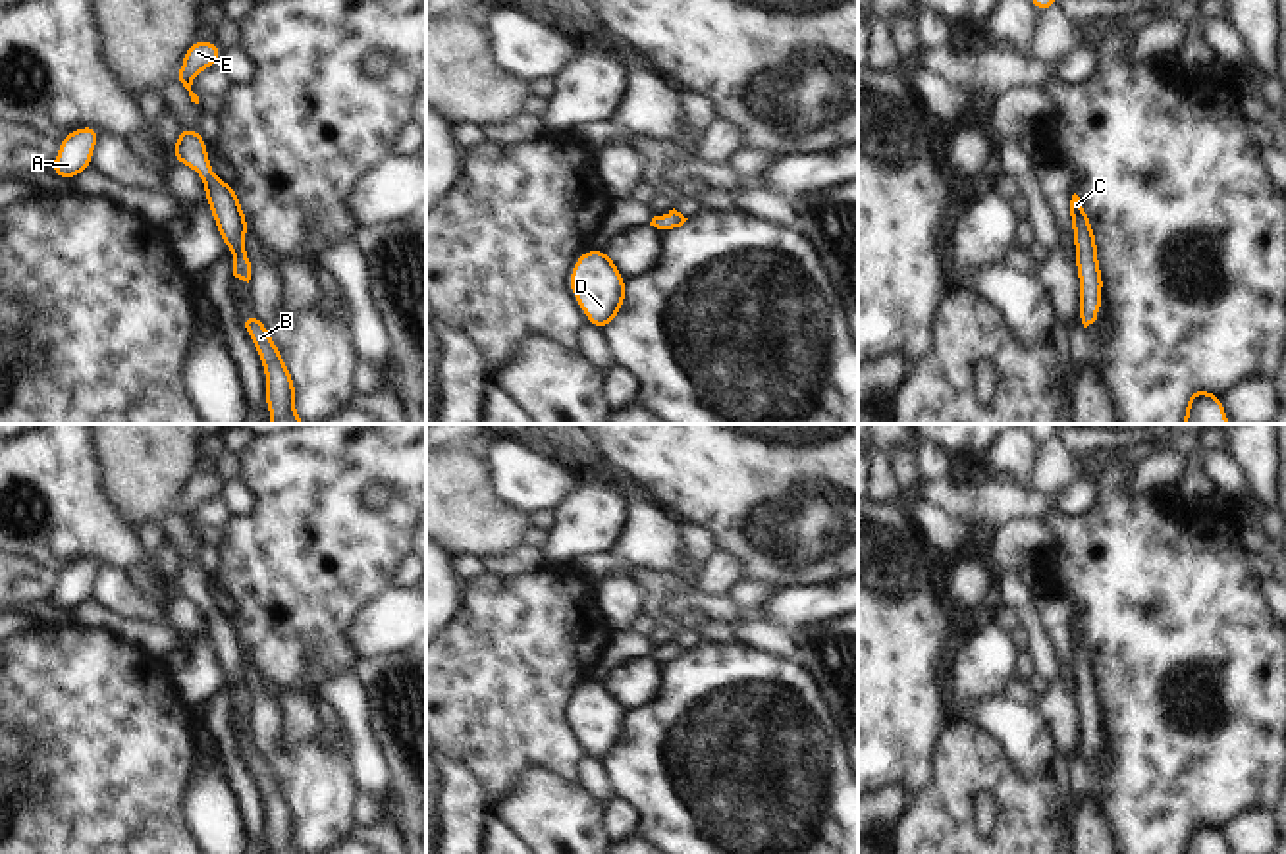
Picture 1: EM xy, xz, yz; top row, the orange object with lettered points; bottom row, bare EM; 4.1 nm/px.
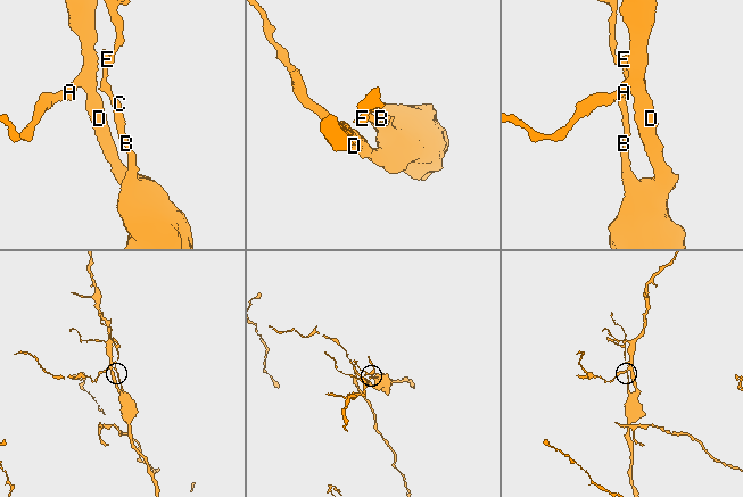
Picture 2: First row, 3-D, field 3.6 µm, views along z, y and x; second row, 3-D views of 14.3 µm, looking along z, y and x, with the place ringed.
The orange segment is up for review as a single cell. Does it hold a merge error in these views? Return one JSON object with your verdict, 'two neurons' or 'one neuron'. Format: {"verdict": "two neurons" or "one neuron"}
{"verdict": "one neuron"}

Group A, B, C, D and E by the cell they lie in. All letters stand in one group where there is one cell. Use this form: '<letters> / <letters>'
A B C D E

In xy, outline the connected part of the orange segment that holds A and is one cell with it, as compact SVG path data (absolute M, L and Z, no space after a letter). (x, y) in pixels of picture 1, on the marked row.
M93 125L71 131L60 139L60 150L50 172L64 179L73 179L91 166L93 150L100 131Z

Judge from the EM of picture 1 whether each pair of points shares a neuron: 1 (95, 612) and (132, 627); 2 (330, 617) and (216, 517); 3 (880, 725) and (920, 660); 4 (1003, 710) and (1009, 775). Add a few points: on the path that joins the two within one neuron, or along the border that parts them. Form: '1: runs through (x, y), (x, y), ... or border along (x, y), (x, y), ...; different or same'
1: runs through (105, 621), (122, 627); same
2: border along (232, 517), (222, 527); different
3: runs through (880, 710), (880, 700), (905, 675); same
4: border along (972, 723), (1020, 770), (1049, 768); different

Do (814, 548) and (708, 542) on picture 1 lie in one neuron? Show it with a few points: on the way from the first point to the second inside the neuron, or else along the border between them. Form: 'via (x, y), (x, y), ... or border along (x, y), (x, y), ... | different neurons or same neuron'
border along (689, 521), (706, 527), (720, 546) | different neurons

